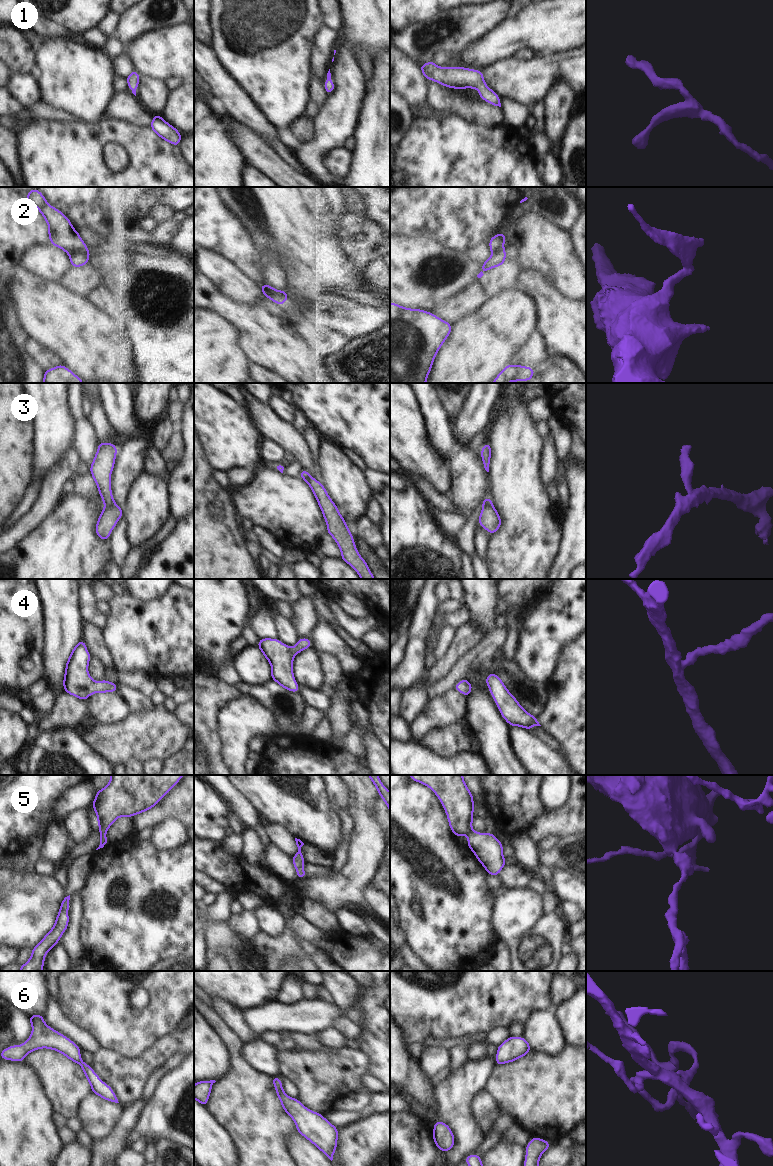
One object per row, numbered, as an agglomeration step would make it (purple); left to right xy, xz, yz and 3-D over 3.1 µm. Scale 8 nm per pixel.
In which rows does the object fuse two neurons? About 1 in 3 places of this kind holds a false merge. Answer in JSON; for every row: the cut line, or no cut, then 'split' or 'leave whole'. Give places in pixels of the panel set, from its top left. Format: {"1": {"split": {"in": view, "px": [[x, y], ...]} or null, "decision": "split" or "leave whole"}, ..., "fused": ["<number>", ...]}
{"1": {"split": null, "decision": "leave whole"}, "2": {"split": {"in": "xy", "px": [[89, 251], [85, 253], [75, 251], [68, 254]]}, "decision": "split"}, "3": {"split": {"in": "xy", "px": [[114, 502], [110, 506], [105, 507]]}, "decision": "split"}, "4": {"split": null, "decision": "leave whole"}, "5": {"split": null, "decision": "leave whole"}, "6": {"split": null, "decision": "leave whole"}, "fused": ["2", "3"]}

